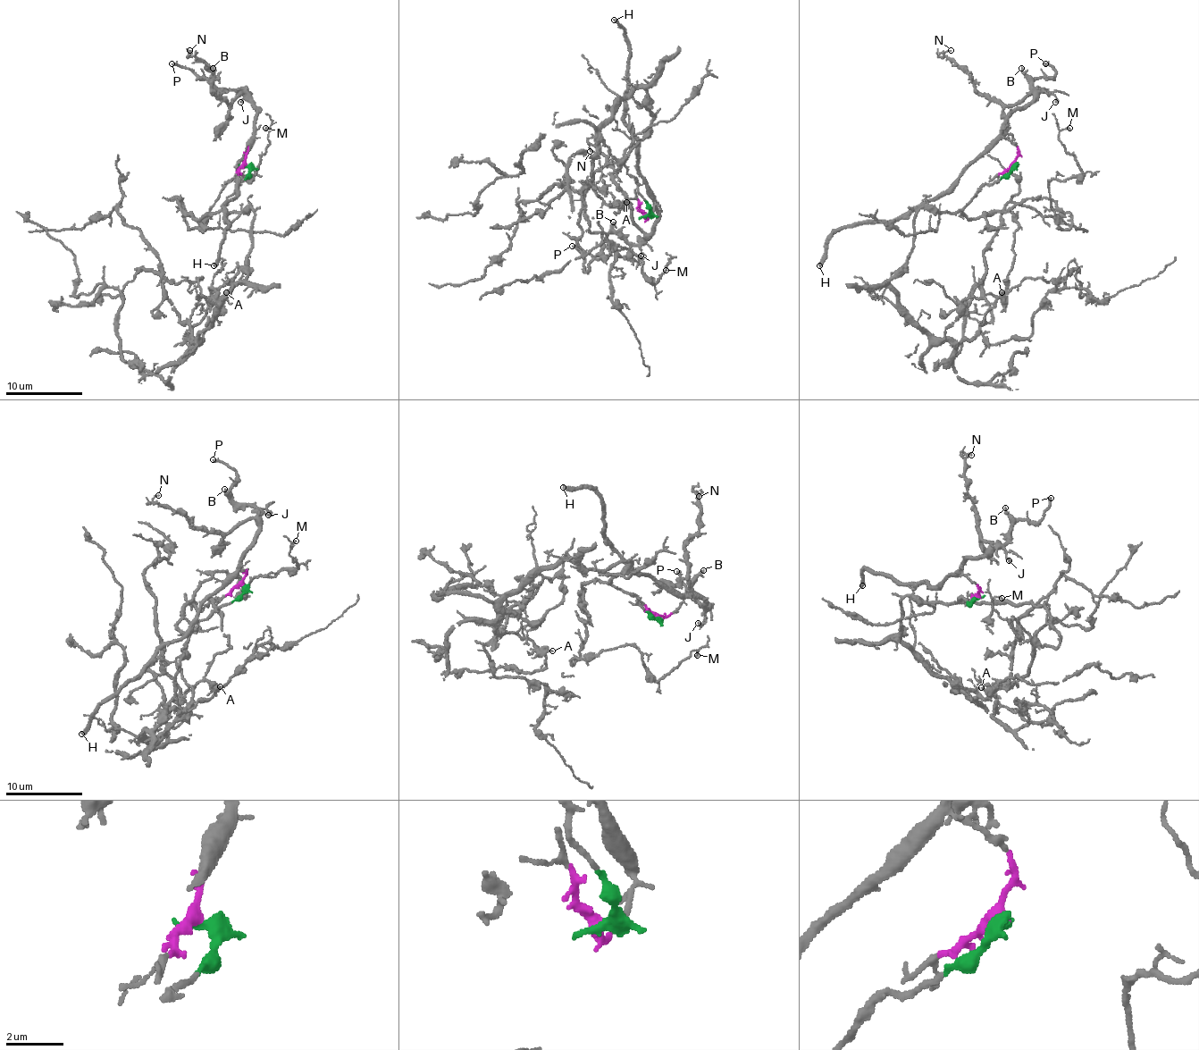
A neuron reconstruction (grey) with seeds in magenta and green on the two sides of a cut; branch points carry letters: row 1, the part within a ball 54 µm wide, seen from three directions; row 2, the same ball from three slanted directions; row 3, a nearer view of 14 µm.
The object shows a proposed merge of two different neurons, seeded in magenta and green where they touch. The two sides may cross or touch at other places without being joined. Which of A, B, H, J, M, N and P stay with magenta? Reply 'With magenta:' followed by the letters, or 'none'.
With magenta: B, H, J, N, P

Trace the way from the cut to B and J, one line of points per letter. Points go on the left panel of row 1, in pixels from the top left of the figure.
B: (246, 164), (246, 149), (254, 139), (257, 109), (236, 90), (221, 90), (213, 82), (213, 67)
J: (246, 164), (246, 149), (254, 139), (257, 109), (242, 92), (244, 96), (240, 102)

